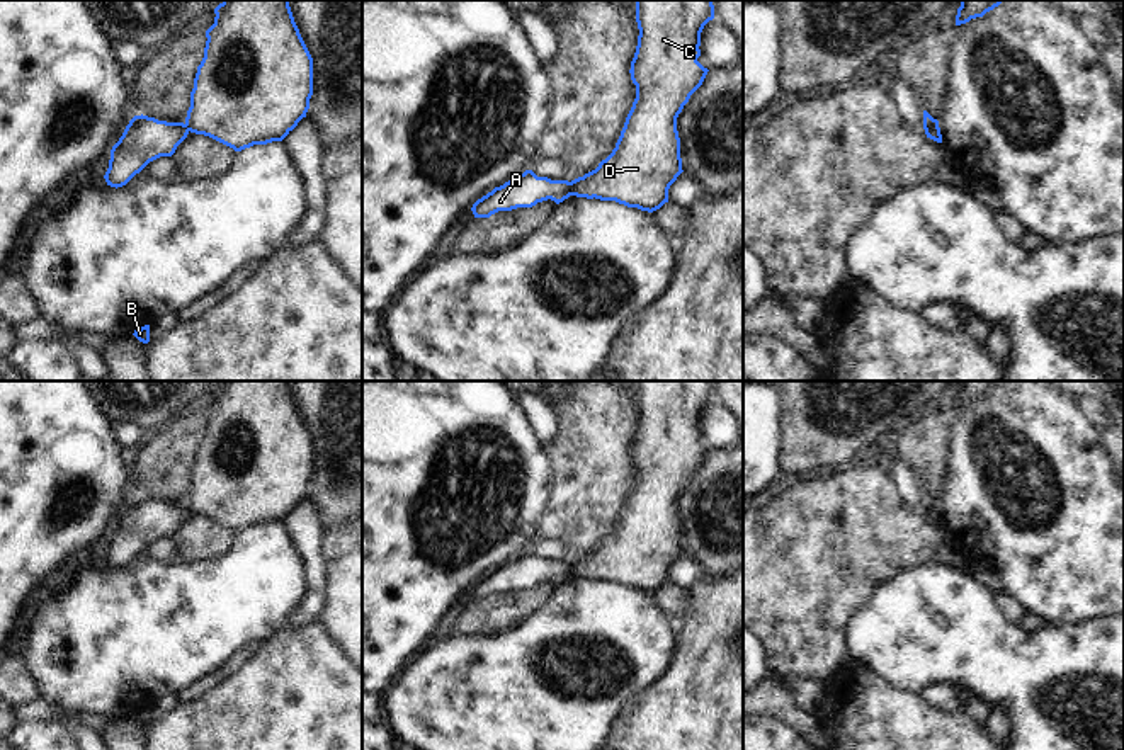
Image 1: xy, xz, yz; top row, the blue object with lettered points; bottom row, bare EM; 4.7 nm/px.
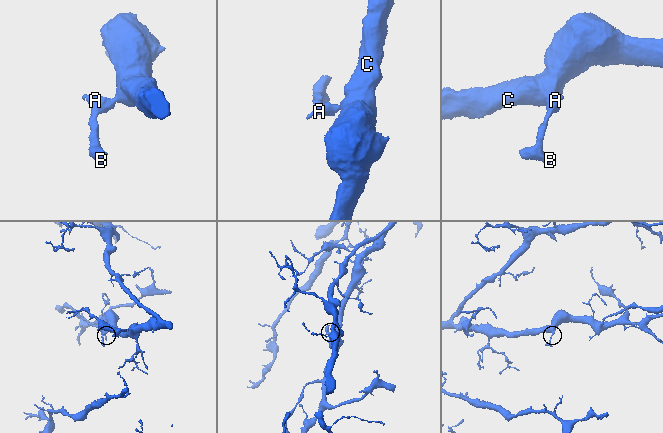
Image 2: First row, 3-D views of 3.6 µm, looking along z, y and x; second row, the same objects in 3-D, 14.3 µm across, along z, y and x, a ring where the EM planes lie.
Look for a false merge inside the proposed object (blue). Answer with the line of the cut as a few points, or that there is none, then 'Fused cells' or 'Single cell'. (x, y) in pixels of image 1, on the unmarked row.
Split along xz (568, 563), (572, 575). Fused cells

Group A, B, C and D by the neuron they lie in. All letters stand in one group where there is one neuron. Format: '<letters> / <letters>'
A B / C D

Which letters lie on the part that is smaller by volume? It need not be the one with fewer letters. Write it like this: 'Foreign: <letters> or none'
Foreign: A, B

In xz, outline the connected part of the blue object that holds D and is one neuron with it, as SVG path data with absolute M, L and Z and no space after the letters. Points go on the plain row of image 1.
M636 381L639 417L629 451L631 461L636 466L636 480L626 498L616 529L595 551L570 563L571 577L616 582L627 588L638 588L648 594L653 594L668 583L668 570L684 553L677 498L690 476L702 466L709 452L697 442L697 439L701 437L701 413L704 406L714 400L712 383L714 381Z

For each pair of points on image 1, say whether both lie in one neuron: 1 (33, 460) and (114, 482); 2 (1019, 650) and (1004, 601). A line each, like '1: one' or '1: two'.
1: one
2: two

